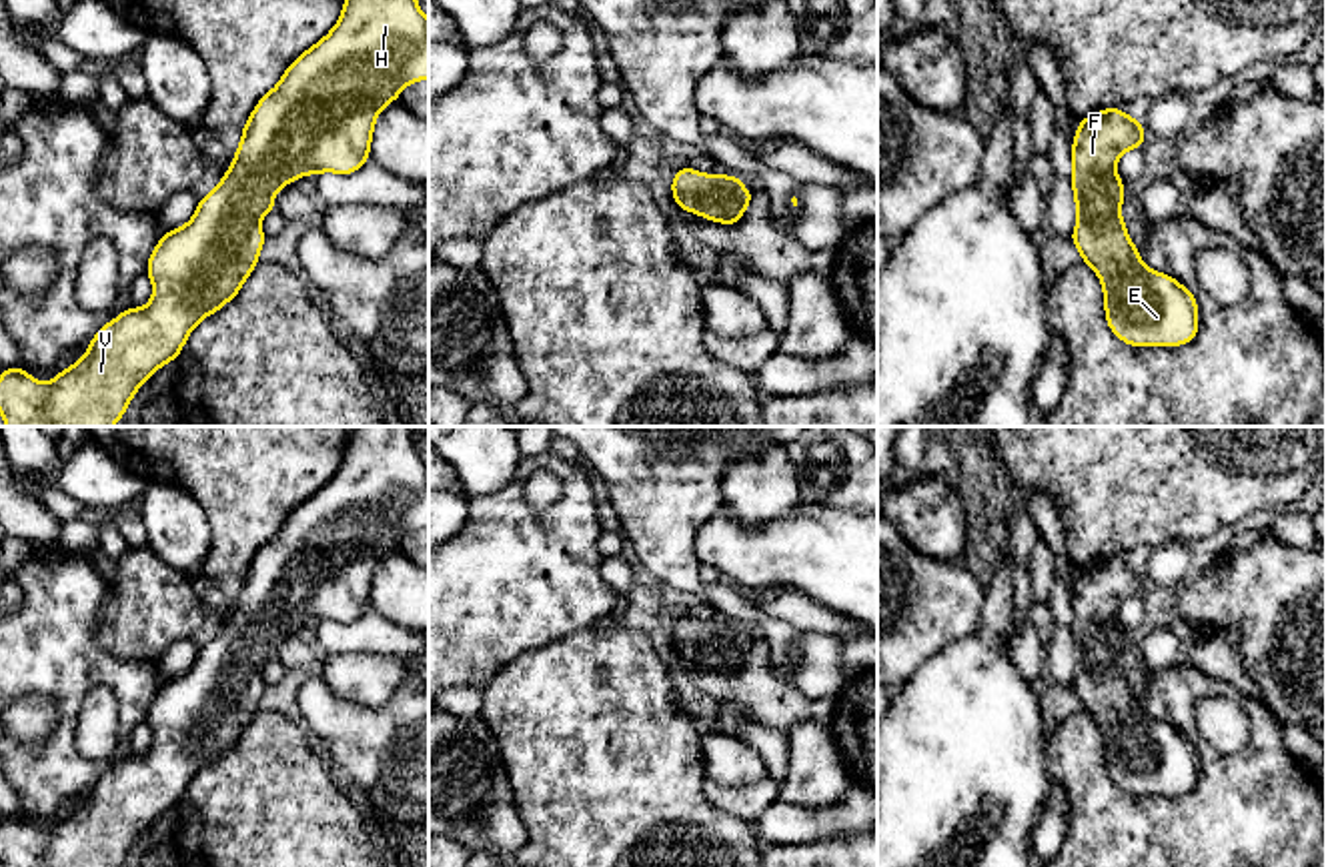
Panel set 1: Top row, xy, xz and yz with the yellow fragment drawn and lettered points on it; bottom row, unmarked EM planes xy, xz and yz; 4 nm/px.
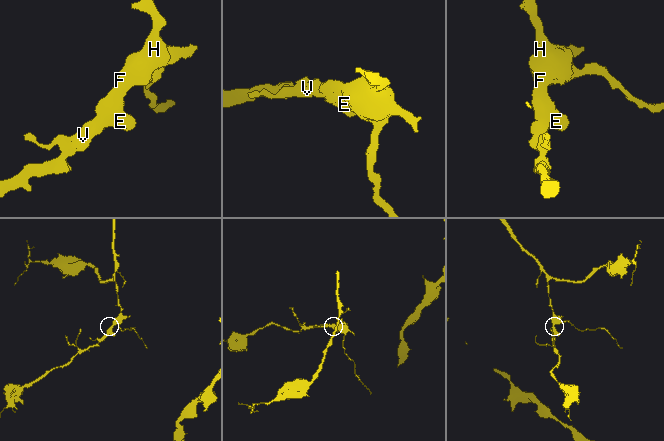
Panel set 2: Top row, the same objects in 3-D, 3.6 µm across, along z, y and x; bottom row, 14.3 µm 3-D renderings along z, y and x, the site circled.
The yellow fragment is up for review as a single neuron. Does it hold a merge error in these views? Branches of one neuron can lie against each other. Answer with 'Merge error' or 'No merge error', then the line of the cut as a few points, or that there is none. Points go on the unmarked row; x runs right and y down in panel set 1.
No merge error. No split

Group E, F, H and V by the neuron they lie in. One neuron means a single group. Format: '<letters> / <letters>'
E F H V

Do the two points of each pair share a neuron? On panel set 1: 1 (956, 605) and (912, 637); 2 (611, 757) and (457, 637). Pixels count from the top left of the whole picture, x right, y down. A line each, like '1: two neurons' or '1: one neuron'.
1: one neuron
2: two neurons

